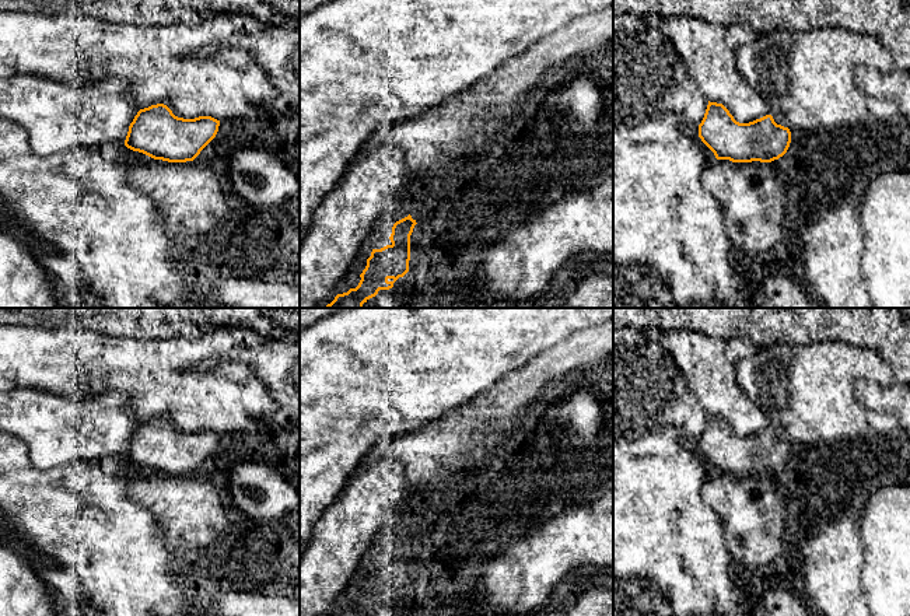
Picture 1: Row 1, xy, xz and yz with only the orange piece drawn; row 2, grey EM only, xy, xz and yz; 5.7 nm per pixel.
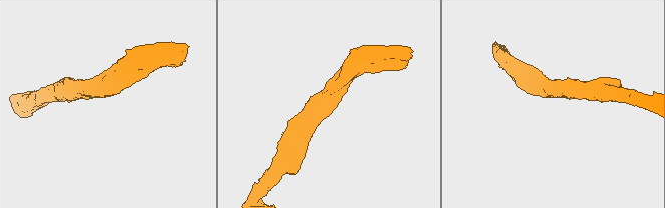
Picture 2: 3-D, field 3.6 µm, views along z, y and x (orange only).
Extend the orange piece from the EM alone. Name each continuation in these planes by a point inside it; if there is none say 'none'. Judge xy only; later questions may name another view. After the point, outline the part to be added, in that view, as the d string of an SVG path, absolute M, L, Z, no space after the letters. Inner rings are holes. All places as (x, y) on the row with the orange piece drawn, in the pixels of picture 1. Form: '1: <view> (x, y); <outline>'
none

